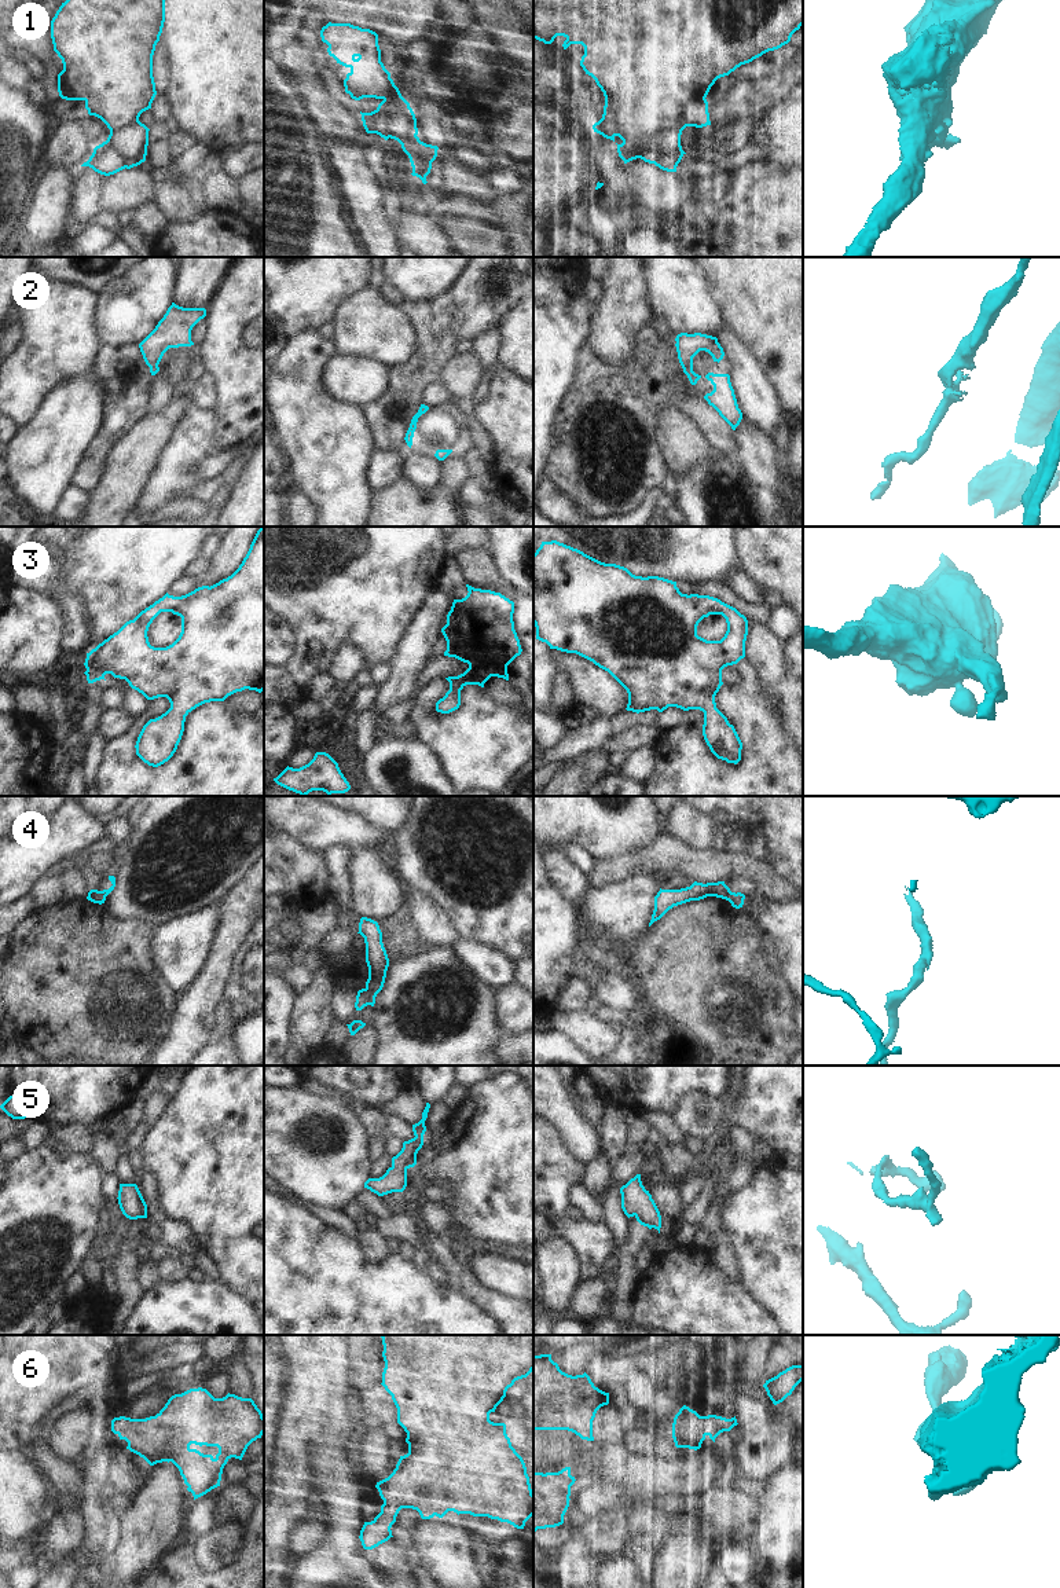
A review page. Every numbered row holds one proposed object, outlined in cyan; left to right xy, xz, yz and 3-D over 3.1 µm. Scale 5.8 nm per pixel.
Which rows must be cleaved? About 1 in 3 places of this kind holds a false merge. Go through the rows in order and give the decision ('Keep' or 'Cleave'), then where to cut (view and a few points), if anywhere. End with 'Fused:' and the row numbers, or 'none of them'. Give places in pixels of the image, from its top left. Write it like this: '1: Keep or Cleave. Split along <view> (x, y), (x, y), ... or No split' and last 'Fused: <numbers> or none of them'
1: Cleave. Split along xz (398, 96), (399, 106), (388, 114), (388, 136)
2: Keep. No split
3: Keep. No split
4: Cleave. Split along xz (366, 987), (373, 994), (371, 1004)
5: Keep. No split
6: Keep. No split
Fused: 1, 4.

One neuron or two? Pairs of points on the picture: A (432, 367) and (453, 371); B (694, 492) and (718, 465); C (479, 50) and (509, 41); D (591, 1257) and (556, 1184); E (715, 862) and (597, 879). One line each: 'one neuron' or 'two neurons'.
A: two neurons
B: one neuron
C: two neurons
D: one neuron
E: one neuron

